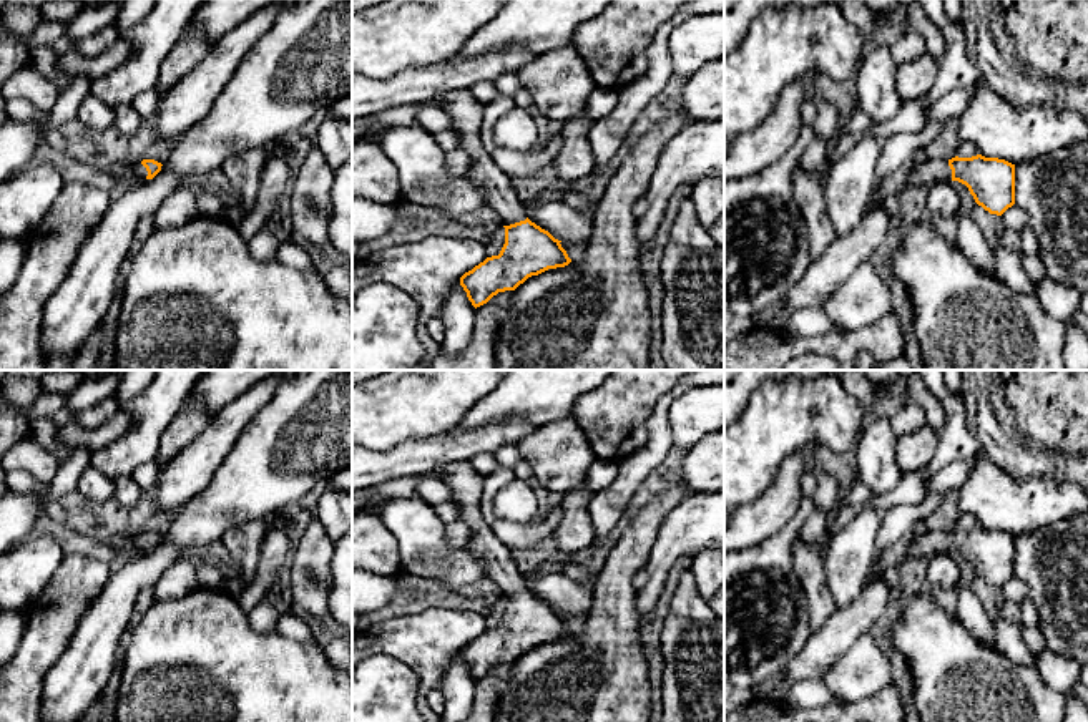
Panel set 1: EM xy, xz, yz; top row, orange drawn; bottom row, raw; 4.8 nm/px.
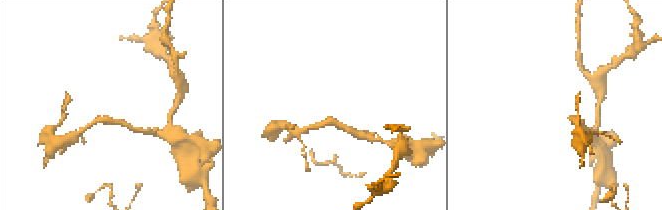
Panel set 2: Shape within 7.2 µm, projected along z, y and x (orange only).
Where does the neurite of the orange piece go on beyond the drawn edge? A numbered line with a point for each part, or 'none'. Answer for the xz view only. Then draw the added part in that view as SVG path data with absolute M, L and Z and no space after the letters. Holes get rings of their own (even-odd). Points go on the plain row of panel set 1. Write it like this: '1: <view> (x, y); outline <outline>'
1: xz (465, 483); outline M450 461L439 468L440 480L448 486L452 500L460 506L460 521L470 531L467 549L485 563L485 576L510 598L525 593L528 579L515 563L515 553L502 543L482 518L482 491L485 476L470 461Z

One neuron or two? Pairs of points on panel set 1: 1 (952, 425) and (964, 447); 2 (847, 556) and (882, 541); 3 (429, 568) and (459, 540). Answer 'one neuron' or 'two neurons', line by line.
1: one neuron
2: two neurons
3: two neurons

